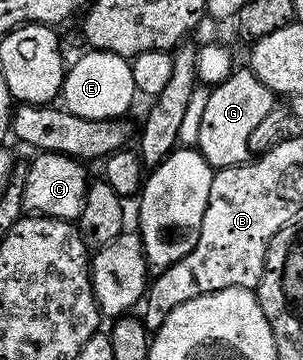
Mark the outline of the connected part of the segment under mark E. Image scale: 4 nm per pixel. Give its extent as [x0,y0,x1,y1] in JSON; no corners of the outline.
[61,49,136,120]

